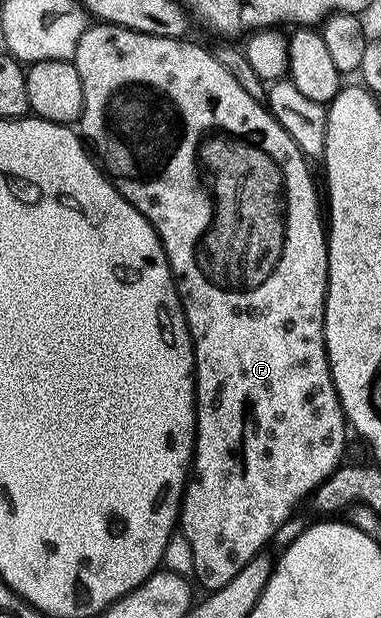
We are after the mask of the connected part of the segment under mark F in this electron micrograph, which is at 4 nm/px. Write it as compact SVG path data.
M95 22L87 26L84 37L76 45L76 53L72 60L76 73L80 73L80 85L84 89L84 109L80 120L80 135L88 144L93 158L97 160L103 171L114 178L113 185L130 204L136 208L145 219L156 229L156 233L162 242L164 253L170 262L170 272L174 275L174 284L178 286L178 296L182 298L182 312L186 314L186 324L190 330L190 340L194 346L194 412L196 413L196 433L194 434L194 461L190 468L186 491L182 495L182 509L180 512L180 534L186 538L188 545L192 549L192 561L194 569L193 578L206 586L207 592L219 591L232 577L252 561L252 557L263 554L265 543L269 544L273 540L276 529L284 525L295 514L294 510L298 507L298 502L305 500L312 494L322 482L331 475L333 471L343 462L342 454L346 451L346 431L348 435L348 424L345 415L342 413L342 406L336 393L336 385L332 381L332 373L328 365L326 356L326 342L324 341L324 309L326 308L326 290L328 289L328 249L326 248L327 228L324 226L324 211L318 208L318 199L320 203L320 191L314 188L314 179L310 176L311 164L308 162L302 150L292 141L292 137L275 121L272 117L269 107L265 102L258 102L244 91L242 85L232 77L228 69L224 69L219 61L216 61L213 50L201 47L198 43L188 43L185 38L169 39L166 36L145 35L144 32L129 31L124 27L117 27L111 23Z

